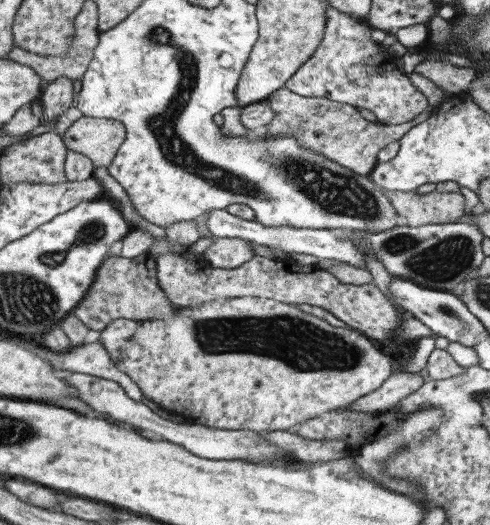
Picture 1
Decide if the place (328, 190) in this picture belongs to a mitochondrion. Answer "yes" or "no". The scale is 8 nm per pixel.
yes

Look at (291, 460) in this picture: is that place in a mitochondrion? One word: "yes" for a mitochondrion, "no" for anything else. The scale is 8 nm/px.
no

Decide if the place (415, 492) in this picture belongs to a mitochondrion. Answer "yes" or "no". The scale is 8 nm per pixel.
no

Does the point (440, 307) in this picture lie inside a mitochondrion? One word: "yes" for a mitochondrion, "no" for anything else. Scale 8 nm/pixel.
yes

